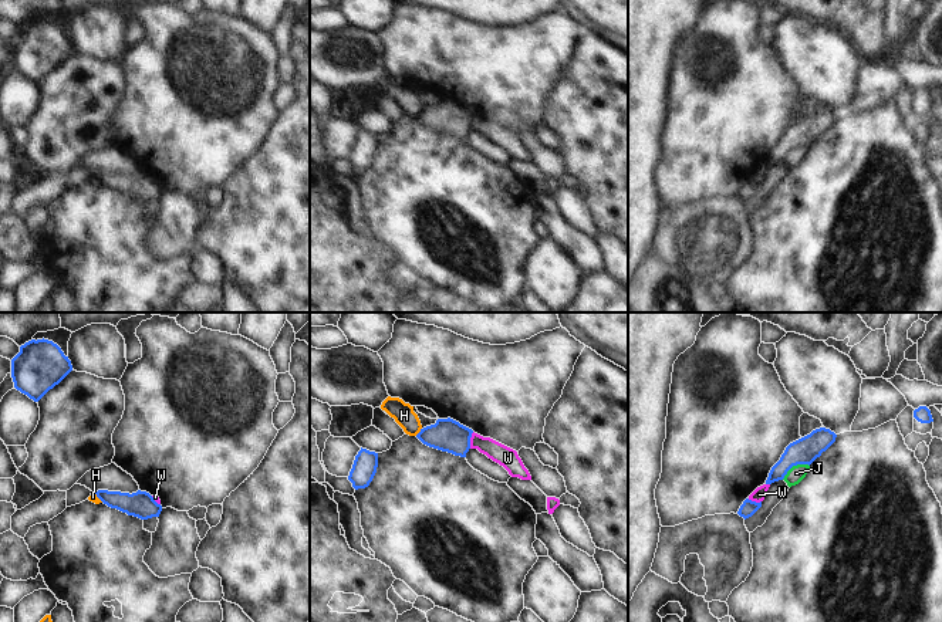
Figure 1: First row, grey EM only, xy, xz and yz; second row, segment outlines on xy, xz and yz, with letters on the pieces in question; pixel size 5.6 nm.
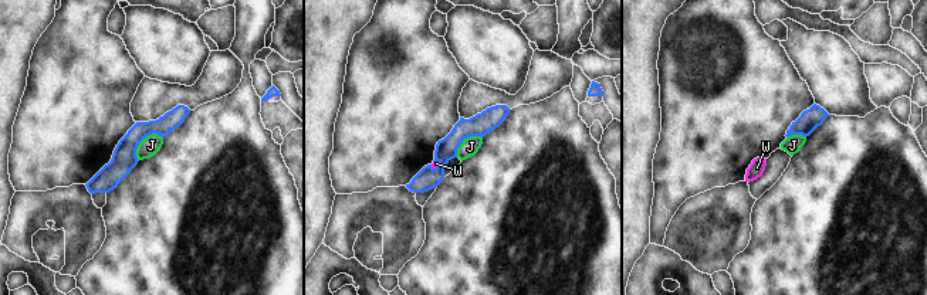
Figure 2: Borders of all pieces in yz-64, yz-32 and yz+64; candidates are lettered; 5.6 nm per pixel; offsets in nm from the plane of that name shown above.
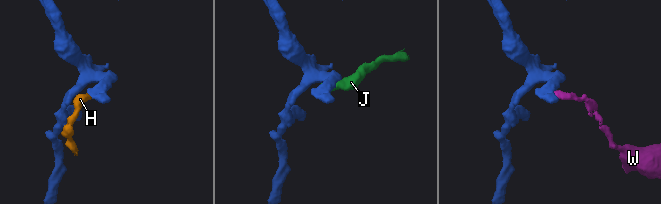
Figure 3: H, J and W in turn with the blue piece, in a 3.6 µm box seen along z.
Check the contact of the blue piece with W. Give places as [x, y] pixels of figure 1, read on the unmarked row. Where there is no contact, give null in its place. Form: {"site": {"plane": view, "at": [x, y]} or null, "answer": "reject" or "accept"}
{"site": {"plane": "xz", "at": [469, 122]}, "answer": "reject"}

